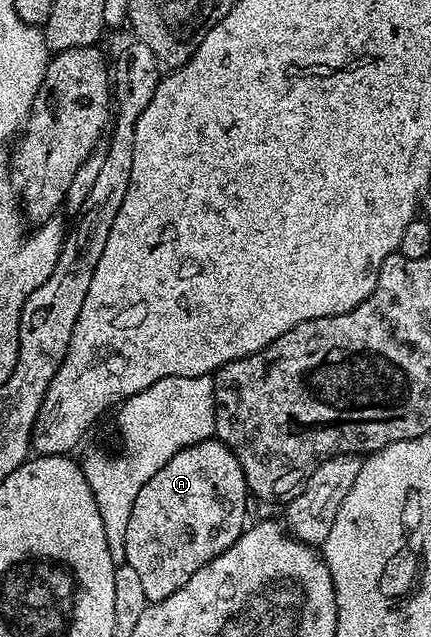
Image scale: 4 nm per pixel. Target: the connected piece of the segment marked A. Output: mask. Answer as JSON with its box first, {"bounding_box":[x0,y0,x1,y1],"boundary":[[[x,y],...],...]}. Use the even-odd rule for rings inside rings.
{"bounding_box":[124,438,248,604],"boundary":[[[215,438],[200,440],[178,450],[178,454],[174,454],[174,458],[170,458],[170,462],[166,462],[166,466],[162,466],[162,470],[158,470],[142,490],[138,490],[138,498],[134,498],[134,510],[130,510],[130,522],[126,526],[124,558],[137,572],[149,604],[170,598],[170,594],[186,586],[202,566],[238,542],[246,527],[244,519],[248,516],[248,500],[248,483],[238,458],[234,458],[232,451]]]}

